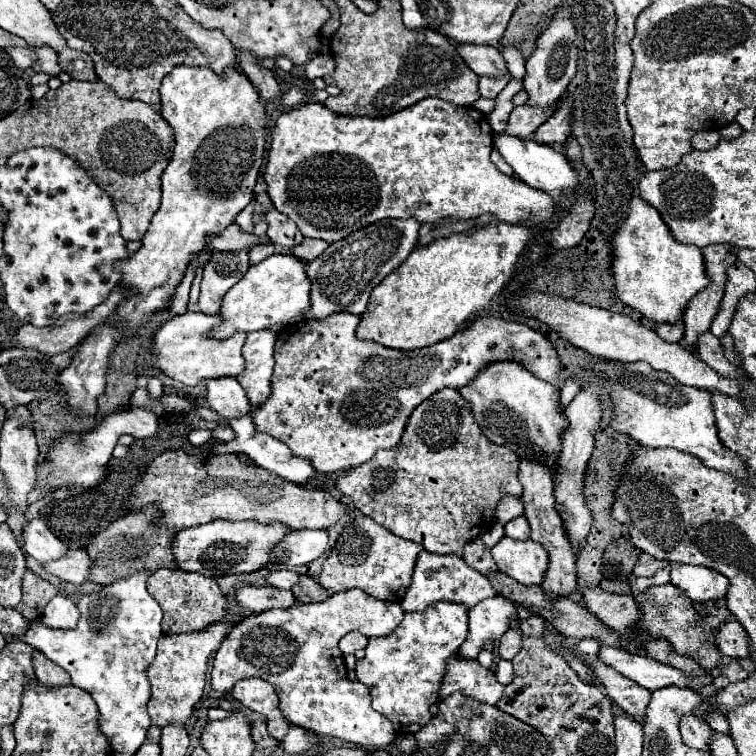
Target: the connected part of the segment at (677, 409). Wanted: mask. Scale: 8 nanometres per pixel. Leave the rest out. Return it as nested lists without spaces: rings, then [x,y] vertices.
[[[597,361],[583,365],[585,371],[595,377],[613,383],[607,387],[607,395],[613,403],[613,419],[609,423],[617,433],[629,435],[645,447],[673,447],[685,453],[693,453],[707,467],[735,473],[739,479],[747,477],[747,469],[733,451],[725,449],[717,437],[715,415],[711,405],[711,393],[697,387],[687,387],[675,381],[665,371],[655,371],[647,363],[623,363],[623,361]]]

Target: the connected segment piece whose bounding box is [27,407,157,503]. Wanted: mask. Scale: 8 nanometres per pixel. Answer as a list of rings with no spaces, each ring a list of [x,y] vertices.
[[[131,407],[127,411],[111,413],[107,415],[99,425],[95,425],[87,433],[79,435],[61,435],[53,445],[49,445],[49,451],[43,455],[43,461],[37,463],[37,483],[33,491],[29,493],[29,503],[35,503],[41,499],[41,495],[49,495],[59,487],[95,487],[99,485],[107,475],[107,463],[111,459],[111,453],[115,449],[115,443],[121,435],[133,435],[133,437],[153,437],[157,431],[157,415]]]

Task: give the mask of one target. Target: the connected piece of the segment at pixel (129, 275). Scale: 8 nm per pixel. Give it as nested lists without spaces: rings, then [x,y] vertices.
[[[175,67],[161,85],[161,115],[173,127],[175,133],[175,151],[161,175],[163,181],[163,199],[159,211],[153,215],[151,225],[143,237],[143,247],[133,253],[129,259],[117,263],[117,271],[121,271],[121,283],[129,291],[139,291],[133,297],[127,297],[115,311],[115,317],[95,329],[83,343],[67,369],[59,375],[59,389],[67,399],[67,405],[77,411],[81,417],[93,415],[97,411],[97,397],[105,389],[105,373],[109,367],[109,353],[123,339],[125,333],[141,327],[149,315],[167,307],[167,299],[173,297],[177,285],[183,279],[183,273],[193,259],[195,253],[201,253],[205,247],[205,239],[209,235],[217,235],[225,227],[229,227],[239,211],[243,211],[253,199],[253,187],[261,173],[261,165],[265,159],[265,103],[259,97],[255,85],[239,73],[235,67],[227,67],[223,75],[217,75],[209,67]]]

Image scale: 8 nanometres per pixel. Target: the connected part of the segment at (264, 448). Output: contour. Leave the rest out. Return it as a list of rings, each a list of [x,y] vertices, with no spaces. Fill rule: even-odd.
[[[197,407],[197,412],[201,417],[207,421],[214,421],[215,423],[223,422],[227,423],[233,431],[235,431],[235,439],[229,441],[229,443],[215,443],[211,447],[211,453],[213,455],[223,455],[223,453],[245,453],[253,459],[255,465],[267,469],[267,471],[273,471],[277,475],[281,475],[283,479],[289,479],[291,483],[305,483],[307,479],[311,479],[315,475],[313,471],[313,465],[307,461],[307,459],[297,459],[293,453],[289,453],[289,447],[285,447],[285,443],[279,443],[277,439],[265,435],[265,433],[259,433],[255,431],[255,425],[253,425],[253,419],[251,419],[251,413],[243,415],[243,417],[237,417],[237,419],[221,419],[218,414],[205,407]]]

